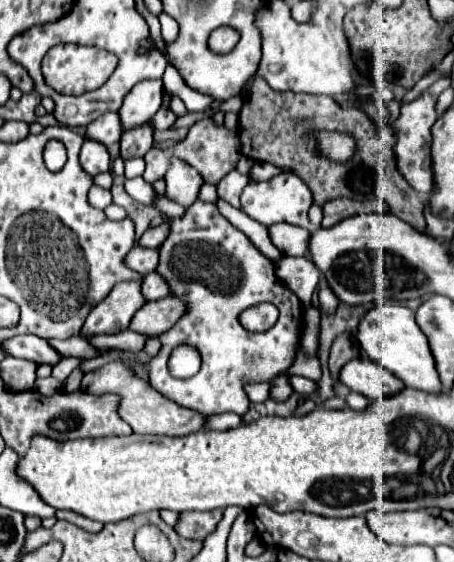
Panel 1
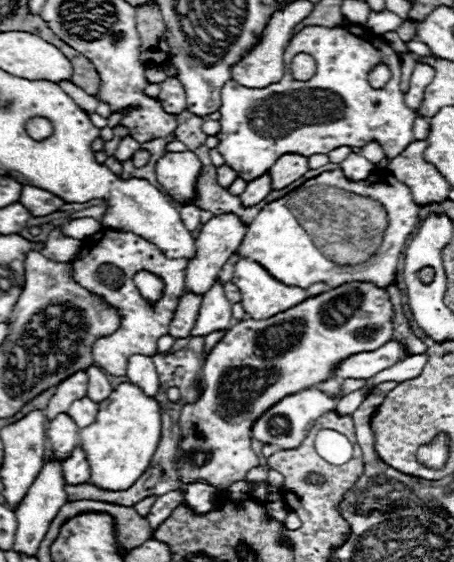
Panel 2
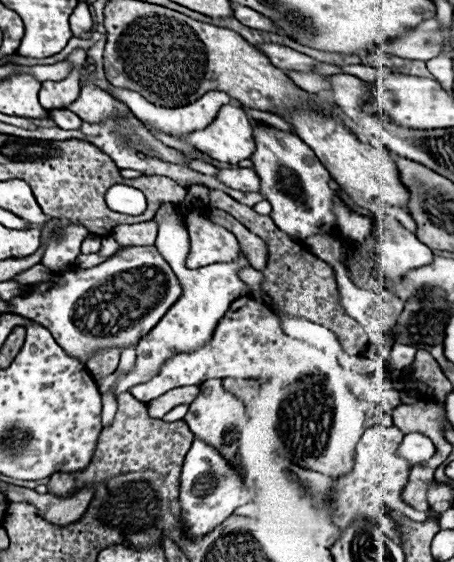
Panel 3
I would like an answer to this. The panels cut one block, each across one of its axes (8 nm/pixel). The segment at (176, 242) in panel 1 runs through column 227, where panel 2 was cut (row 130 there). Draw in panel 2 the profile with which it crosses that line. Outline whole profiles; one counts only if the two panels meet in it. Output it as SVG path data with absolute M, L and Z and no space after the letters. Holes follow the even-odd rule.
M302 28L290 40L284 52L286 72L282 80L270 84L268 88L244 88L234 80L228 80L228 84L224 84L222 106L218 110L218 150L224 156L226 164L232 166L240 178L250 182L262 176L286 152L312 156L326 154L338 146L364 146L368 144L368 140L376 140L384 148L384 154L388 158L394 158L414 140L412 124L416 112L404 104L404 96L400 90L400 56L388 46L382 36L378 36L378 48L374 48L370 42L374 34L370 30L348 30L366 28ZM300 52L314 56L318 66L316 74L306 82L294 80L290 72L290 62ZM380 62L390 66L392 78L384 88L376 90L368 84L368 72Z

